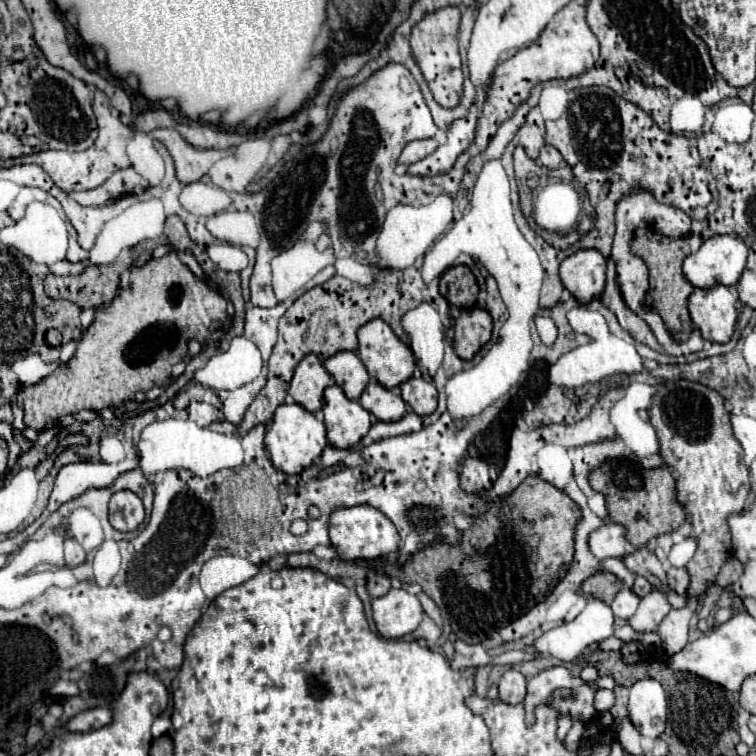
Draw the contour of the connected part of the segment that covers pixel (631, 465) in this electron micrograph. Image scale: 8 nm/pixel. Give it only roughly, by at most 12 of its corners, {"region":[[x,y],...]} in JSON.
{"region":[[611,459],[589,483],[633,547],[685,523],[669,469]]}

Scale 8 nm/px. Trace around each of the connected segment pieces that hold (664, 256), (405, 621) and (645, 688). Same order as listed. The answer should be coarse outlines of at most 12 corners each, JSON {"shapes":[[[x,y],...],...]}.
{"shapes":[[[637,237],[631,253],[649,269],[653,311],[669,333],[691,333],[683,277],[685,239]],[[389,589],[371,599],[383,637],[403,637],[423,619],[417,595]],[[659,681],[631,687],[629,717],[657,739],[667,723],[667,695]]]}

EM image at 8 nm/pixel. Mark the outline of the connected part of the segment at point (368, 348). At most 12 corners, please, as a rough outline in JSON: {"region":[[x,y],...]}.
{"region":[[383,319],[357,331],[359,357],[385,389],[413,377],[415,357]]}

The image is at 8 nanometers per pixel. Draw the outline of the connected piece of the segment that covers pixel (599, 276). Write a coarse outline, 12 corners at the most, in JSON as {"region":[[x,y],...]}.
{"region":[[577,251],[561,263],[565,289],[585,305],[603,293],[605,257]]}

